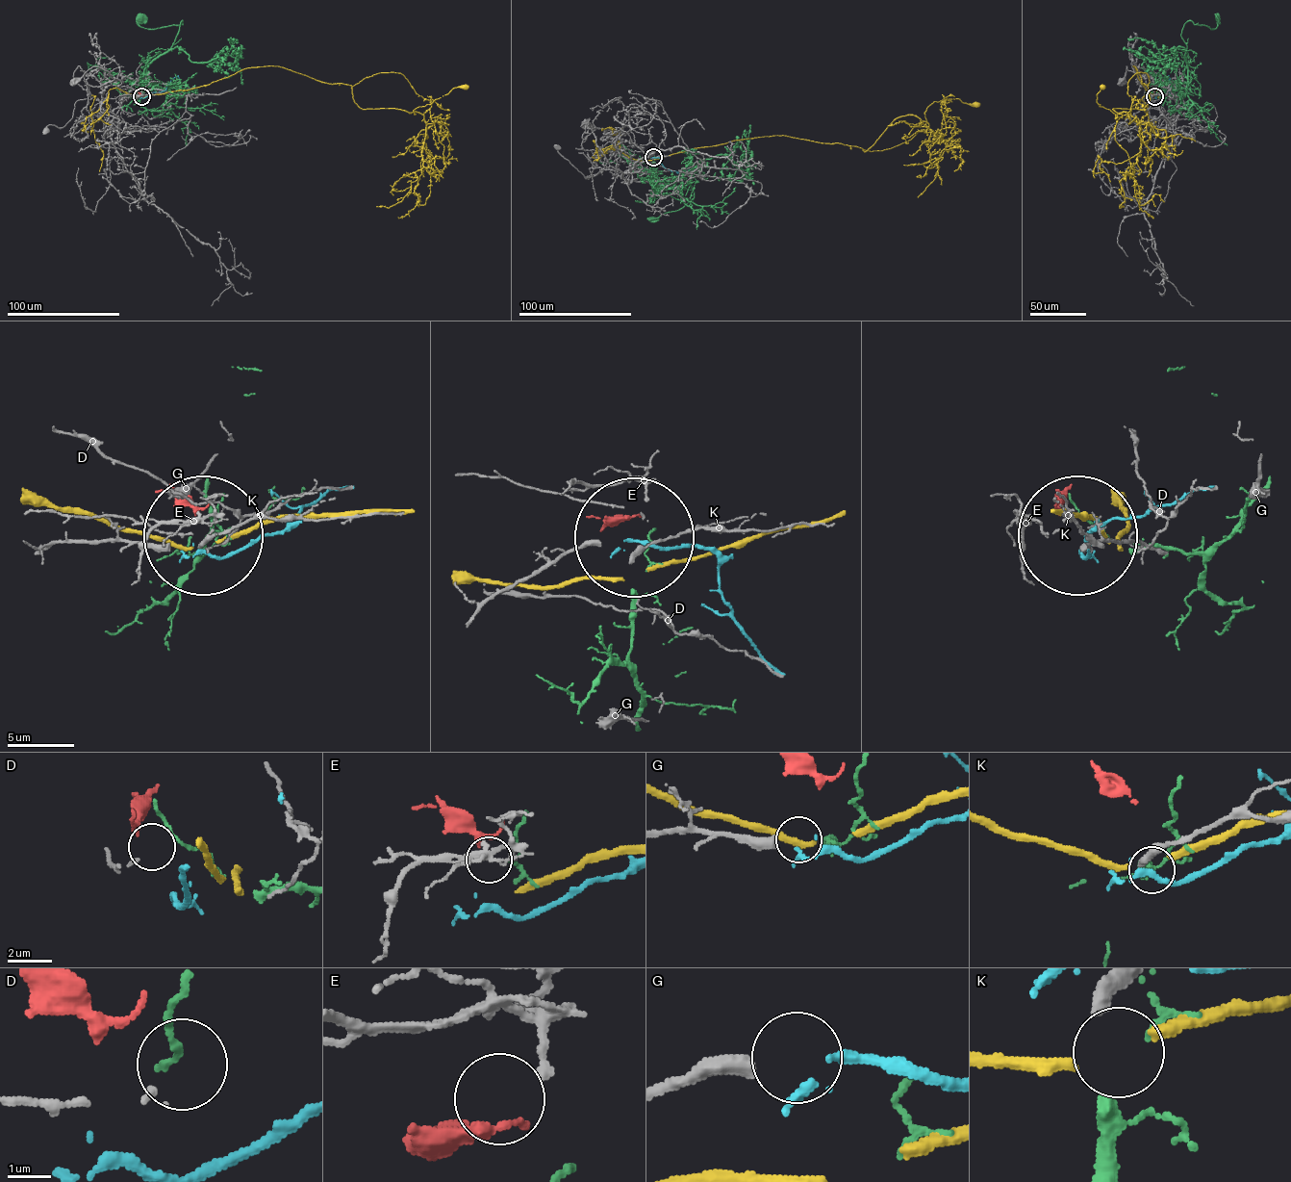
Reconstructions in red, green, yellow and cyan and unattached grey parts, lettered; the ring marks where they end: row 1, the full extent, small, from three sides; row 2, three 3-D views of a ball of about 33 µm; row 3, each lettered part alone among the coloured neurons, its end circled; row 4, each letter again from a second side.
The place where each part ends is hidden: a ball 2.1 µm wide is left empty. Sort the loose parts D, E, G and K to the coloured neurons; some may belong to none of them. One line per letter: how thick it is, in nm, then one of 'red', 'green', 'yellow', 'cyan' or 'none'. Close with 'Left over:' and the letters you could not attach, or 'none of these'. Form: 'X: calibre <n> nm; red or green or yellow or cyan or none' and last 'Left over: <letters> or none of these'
D: calibre 150 nm; none
E: calibre 200 nm; red
G: calibre 440 nm; cyan
K: calibre 400 nm; green
Left over: D

